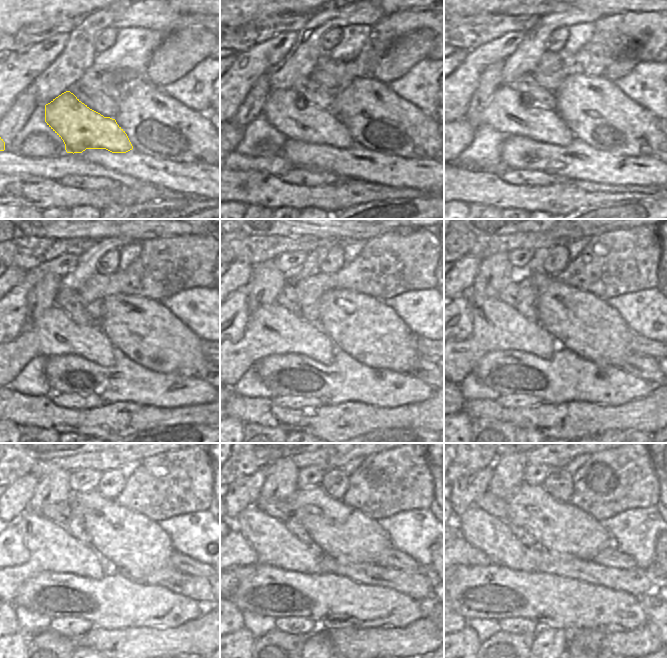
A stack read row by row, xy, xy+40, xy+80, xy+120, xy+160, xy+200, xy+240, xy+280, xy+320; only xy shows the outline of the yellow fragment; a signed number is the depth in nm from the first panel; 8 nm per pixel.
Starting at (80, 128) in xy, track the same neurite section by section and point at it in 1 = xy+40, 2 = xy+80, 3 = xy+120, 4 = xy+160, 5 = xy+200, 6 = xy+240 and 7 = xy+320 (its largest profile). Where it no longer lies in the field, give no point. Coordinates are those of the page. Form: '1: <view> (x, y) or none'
1: xy+40 (298, 120)
2: xy+80 (505, 112)
3: xy+120 (53, 333)
4: xy+160 (271, 329)
5: xy+200 (497, 326)
6: xy+240 (51, 548)
7: xy+320 (491, 535)

